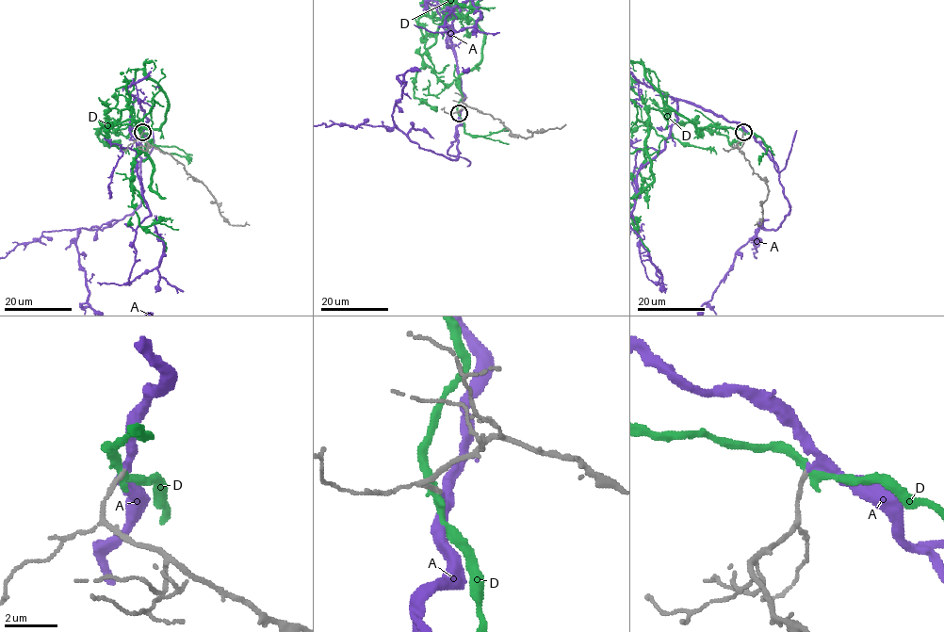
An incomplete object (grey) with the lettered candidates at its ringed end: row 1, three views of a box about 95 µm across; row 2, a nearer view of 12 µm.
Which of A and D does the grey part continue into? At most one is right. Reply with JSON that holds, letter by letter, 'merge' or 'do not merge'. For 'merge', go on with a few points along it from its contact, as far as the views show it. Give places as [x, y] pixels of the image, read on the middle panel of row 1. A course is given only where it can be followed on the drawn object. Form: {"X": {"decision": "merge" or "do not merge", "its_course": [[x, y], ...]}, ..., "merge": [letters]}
{"A": {"decision": "merge", "its_course": [[459, 113], [455, 159], [413, 142], [392, 115], [410, 70], [466, 67], [455, 29]]}, "D": {"decision": "do not merge"}, "merge": ["A"]}

